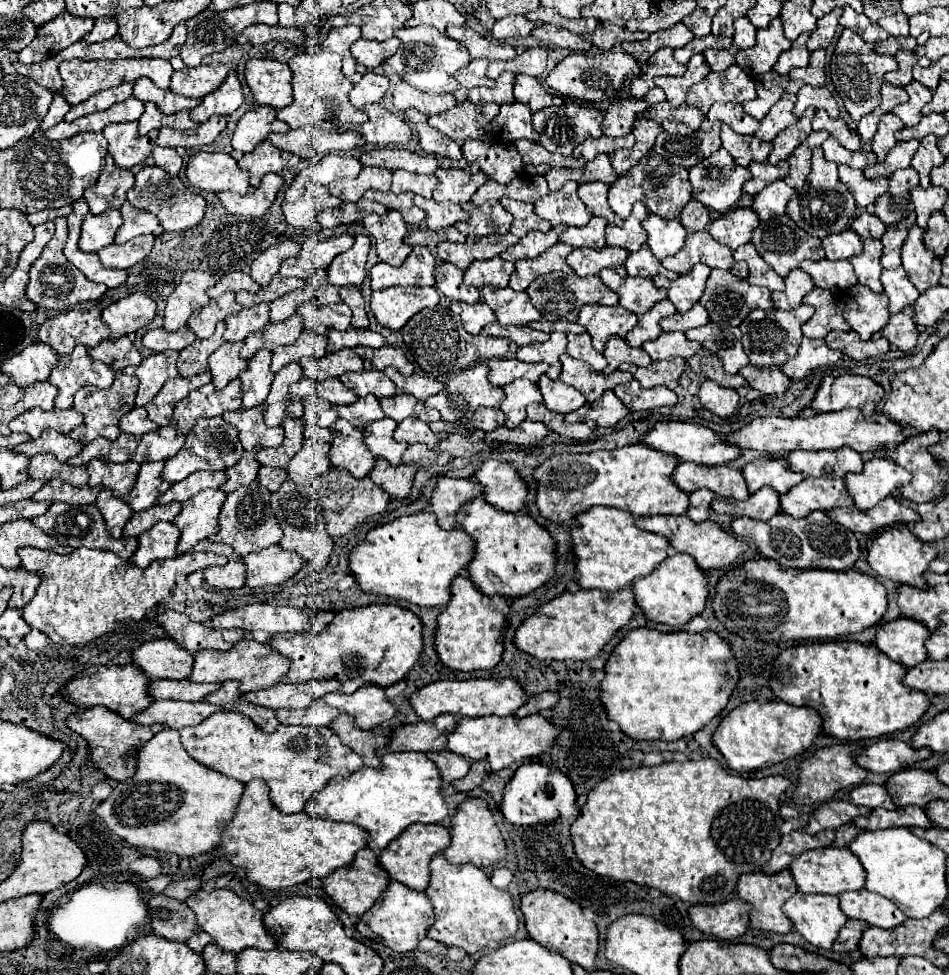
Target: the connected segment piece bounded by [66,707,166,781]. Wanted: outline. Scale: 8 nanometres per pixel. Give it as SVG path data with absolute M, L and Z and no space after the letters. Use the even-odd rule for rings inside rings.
M104 707L84 709L82 713L68 717L66 723L72 731L80 733L88 741L88 747L92 751L92 761L96 763L98 769L106 773L106 777L114 781L126 781L128 777L132 777L132 773L136 773L136 749L148 743L158 731L166 729L164 725L138 725L130 719L122 719L118 713L112 713L110 709Z

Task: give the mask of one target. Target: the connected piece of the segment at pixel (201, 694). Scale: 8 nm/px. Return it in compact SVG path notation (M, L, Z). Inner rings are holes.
M188 679L152 681L152 685L148 687L154 699L182 699L182 701L202 701L216 689L220 689L220 683L194 683Z

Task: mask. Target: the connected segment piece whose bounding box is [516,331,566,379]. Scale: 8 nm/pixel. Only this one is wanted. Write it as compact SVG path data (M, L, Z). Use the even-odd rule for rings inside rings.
M554 331L554 333L550 333L550 339L544 343L532 343L532 345L520 347L516 357L520 361L528 361L528 363L546 361L550 365L546 375L550 379L558 379L560 377L560 355L562 353L566 353L566 333Z

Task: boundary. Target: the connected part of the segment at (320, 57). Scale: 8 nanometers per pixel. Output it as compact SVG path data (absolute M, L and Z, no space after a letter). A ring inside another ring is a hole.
M320 51L320 53L302 53L290 59L292 69L292 89L294 101L278 111L278 119L286 121L290 130L304 125L318 125L322 129L336 129L342 123L364 123L368 121L362 109L356 109L348 101L348 93L354 87L350 79L344 77L340 69L340 55Z

